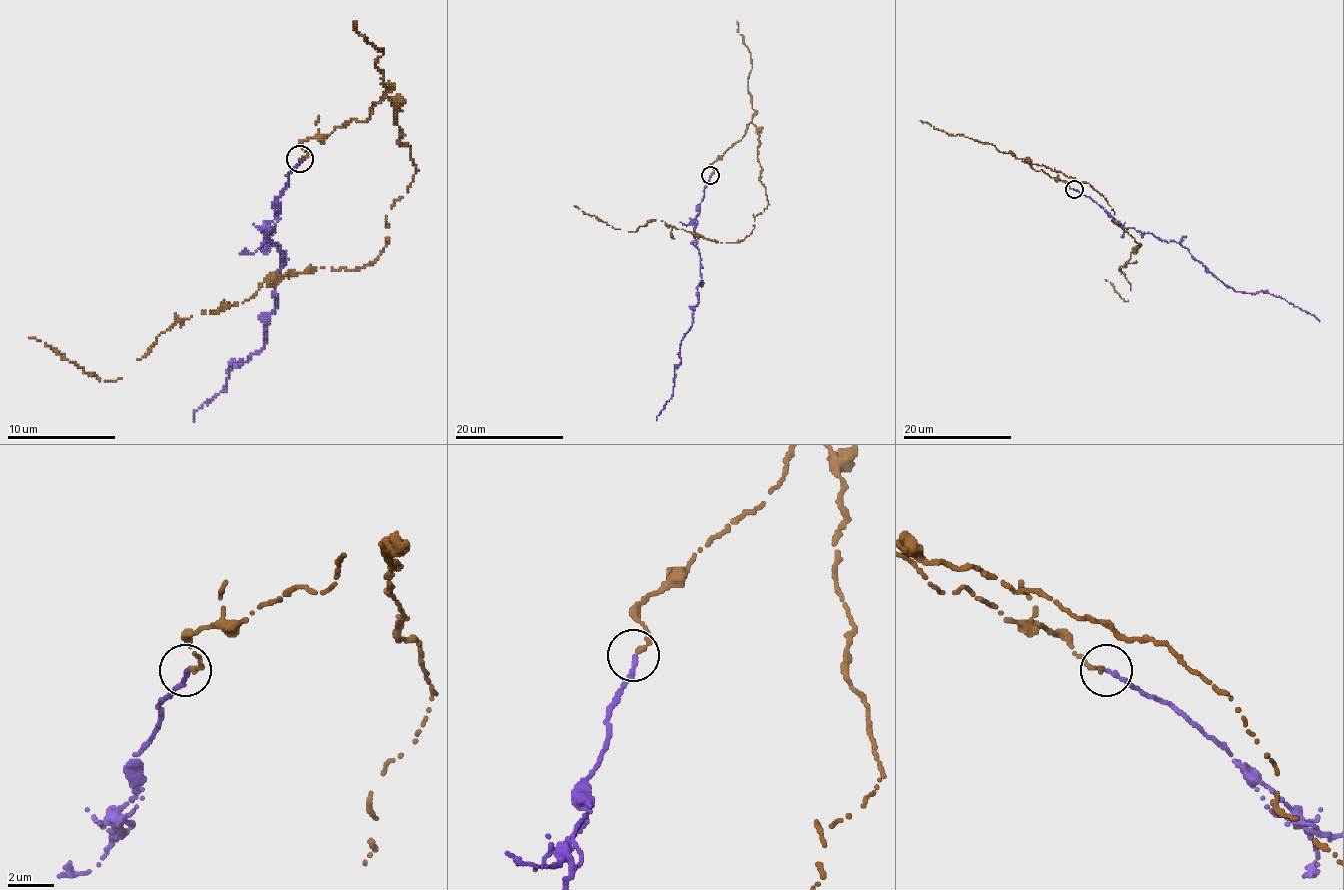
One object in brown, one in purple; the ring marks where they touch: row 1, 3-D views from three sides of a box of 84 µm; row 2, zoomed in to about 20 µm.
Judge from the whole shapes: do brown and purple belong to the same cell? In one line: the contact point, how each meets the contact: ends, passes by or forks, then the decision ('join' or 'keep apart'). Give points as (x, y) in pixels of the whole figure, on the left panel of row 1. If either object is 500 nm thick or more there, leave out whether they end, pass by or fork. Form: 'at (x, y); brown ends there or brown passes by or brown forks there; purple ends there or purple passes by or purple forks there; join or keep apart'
at (300, 158); brown ends there; purple ends there; join

